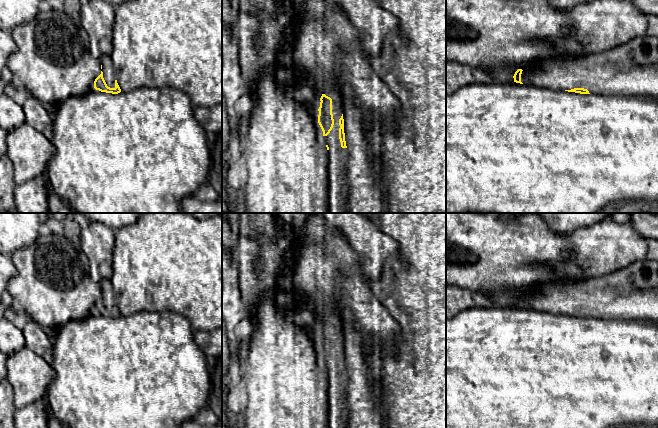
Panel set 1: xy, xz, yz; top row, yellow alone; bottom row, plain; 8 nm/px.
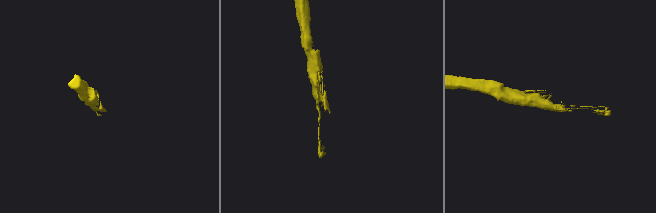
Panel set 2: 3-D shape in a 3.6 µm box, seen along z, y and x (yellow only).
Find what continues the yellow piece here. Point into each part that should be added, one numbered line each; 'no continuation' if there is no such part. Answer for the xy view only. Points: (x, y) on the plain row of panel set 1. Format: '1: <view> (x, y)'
1: xy (109, 300)

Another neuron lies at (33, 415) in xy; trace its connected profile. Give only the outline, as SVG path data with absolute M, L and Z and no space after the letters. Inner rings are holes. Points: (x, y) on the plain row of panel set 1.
M29 404L16 409L14 414L15 428L48 428L46 408L41 404Z

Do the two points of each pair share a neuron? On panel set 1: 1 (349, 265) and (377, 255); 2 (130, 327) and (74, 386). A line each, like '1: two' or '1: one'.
1: two
2: one

